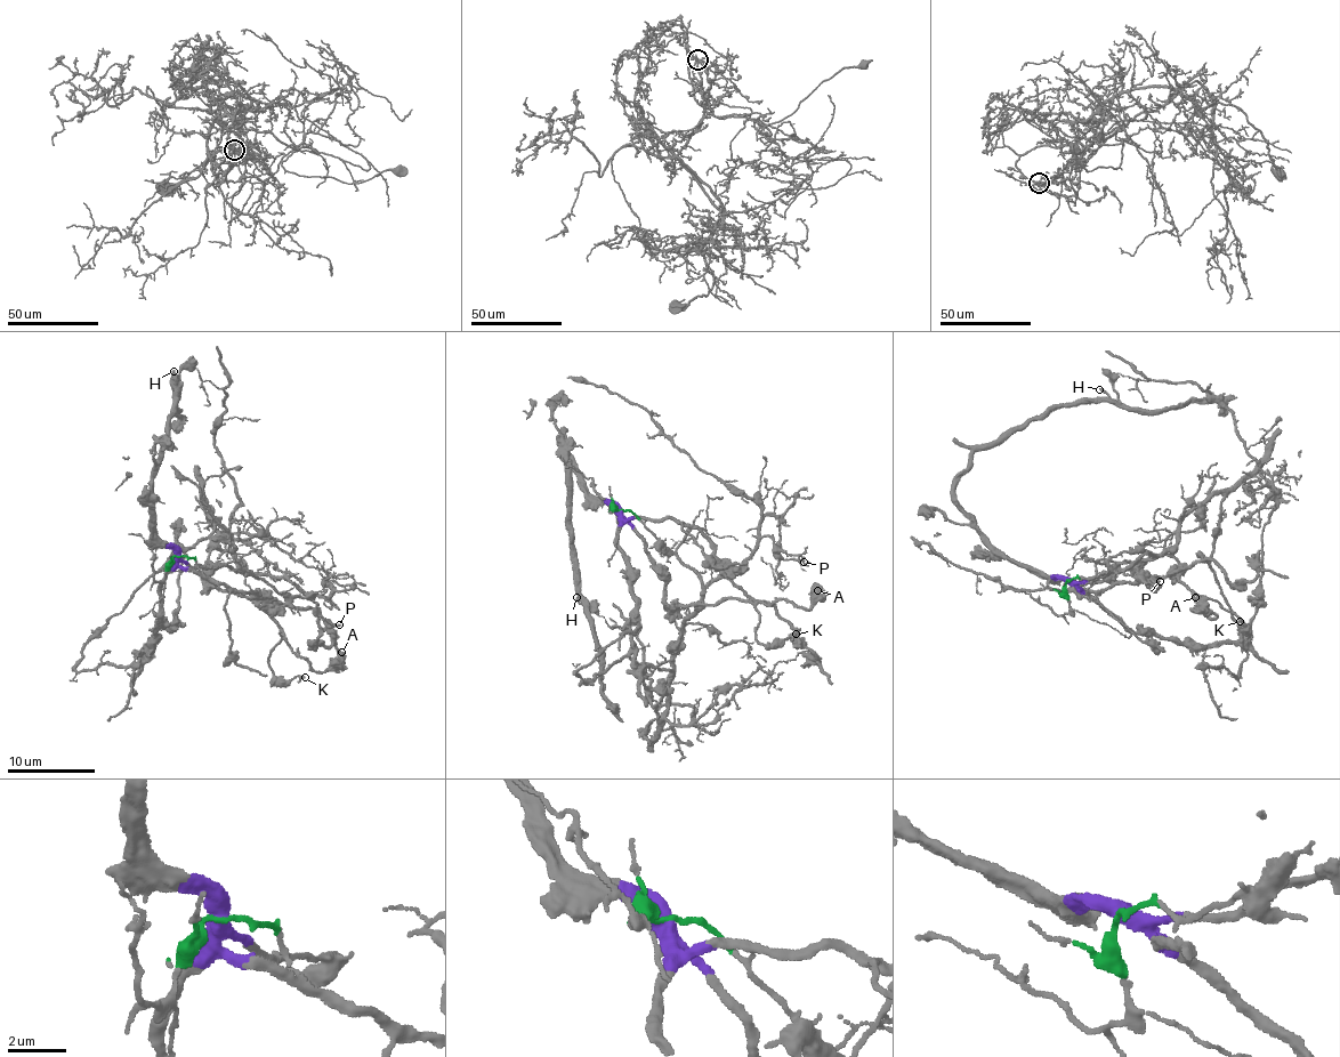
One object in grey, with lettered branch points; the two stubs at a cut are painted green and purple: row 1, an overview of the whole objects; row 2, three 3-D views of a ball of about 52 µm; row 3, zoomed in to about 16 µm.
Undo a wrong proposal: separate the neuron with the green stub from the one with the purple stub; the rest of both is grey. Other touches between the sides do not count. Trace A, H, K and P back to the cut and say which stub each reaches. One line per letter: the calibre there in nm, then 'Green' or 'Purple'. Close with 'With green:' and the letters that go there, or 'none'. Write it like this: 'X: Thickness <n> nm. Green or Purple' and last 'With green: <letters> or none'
A: Thickness 440 nm. Purple
H: Thickness 220 nm. Purple
K: Thickness 220 nm. Purple
P: Thickness 140 nm. Green
With green: P

